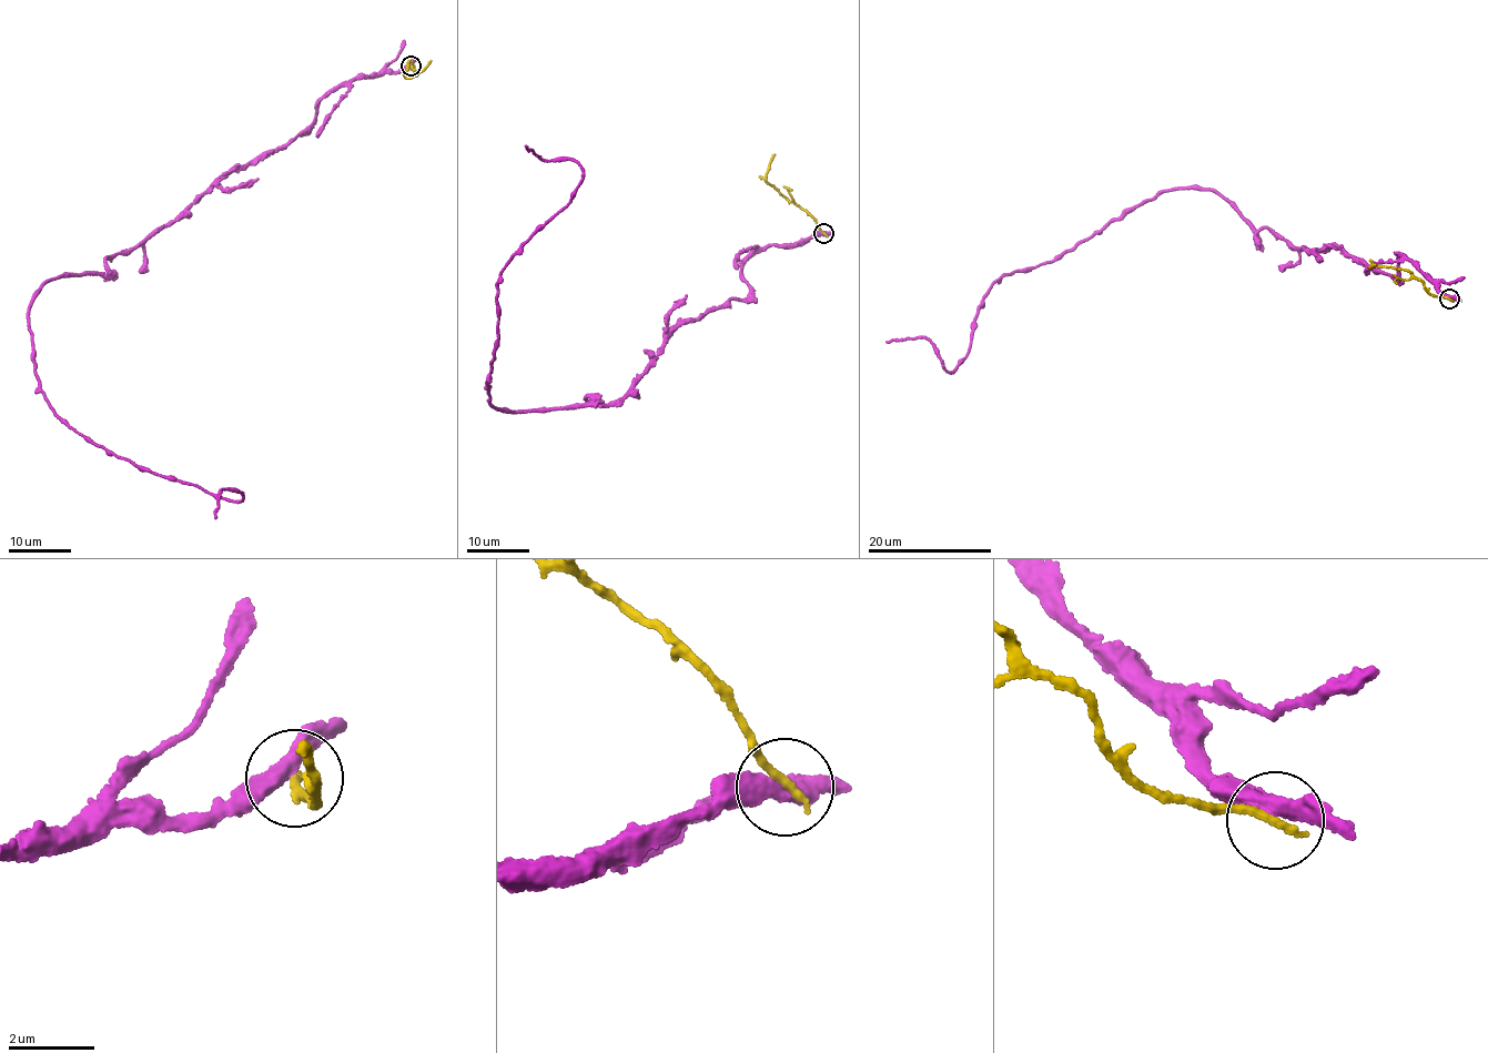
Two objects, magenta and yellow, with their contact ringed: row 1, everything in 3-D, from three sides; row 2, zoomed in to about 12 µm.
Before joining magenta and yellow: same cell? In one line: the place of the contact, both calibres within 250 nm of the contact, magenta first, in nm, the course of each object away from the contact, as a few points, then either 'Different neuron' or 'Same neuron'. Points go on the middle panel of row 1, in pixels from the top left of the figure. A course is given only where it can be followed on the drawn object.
Place: (823, 233). Thickness 440 nm (magenta) against 220 nm. Course of magenta: (823, 233), (746, 255), (746, 299), (671, 327), (621, 398), (504, 412), (499, 273), (583, 170), (525, 145). Course of yellow: (823, 233), (816, 219), (766, 181), (773, 154). Different neuron

